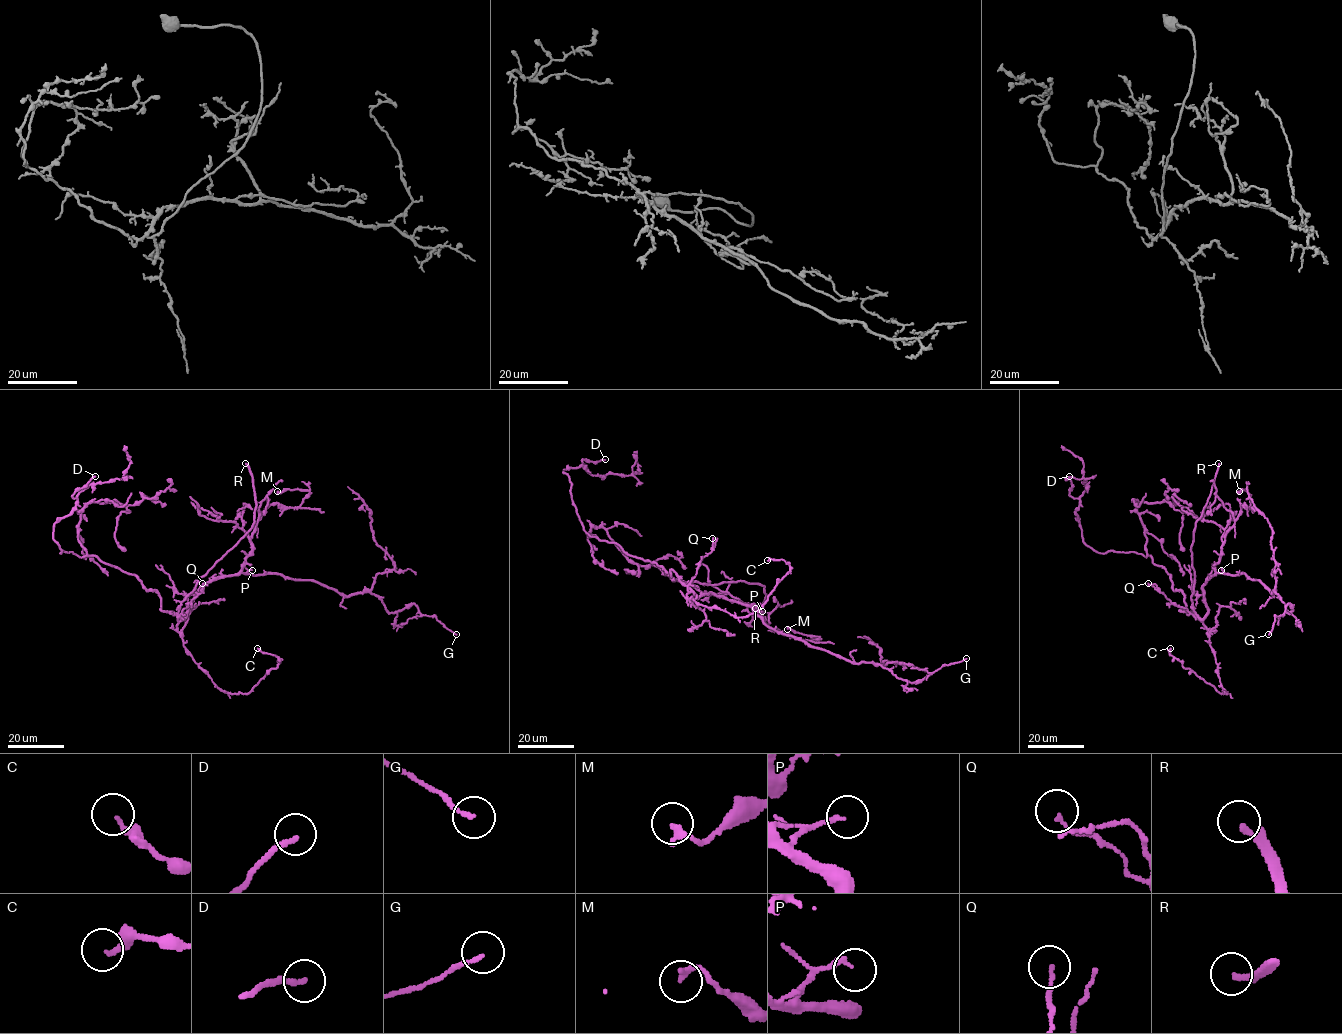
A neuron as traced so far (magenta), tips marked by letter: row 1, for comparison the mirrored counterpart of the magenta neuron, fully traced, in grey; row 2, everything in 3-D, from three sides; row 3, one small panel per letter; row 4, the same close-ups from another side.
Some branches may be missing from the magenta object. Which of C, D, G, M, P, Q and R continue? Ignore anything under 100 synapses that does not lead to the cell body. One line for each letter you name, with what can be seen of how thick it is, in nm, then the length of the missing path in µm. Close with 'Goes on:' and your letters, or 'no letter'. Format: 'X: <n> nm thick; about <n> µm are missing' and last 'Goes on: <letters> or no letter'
R: 240 nm thick; about 25 µm are missing
Goes on: R

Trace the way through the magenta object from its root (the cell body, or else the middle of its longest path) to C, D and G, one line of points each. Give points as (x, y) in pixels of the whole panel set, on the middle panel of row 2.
C: (691, 590), (687, 596), (699, 604), (735, 617), (748, 616), (761, 606), (789, 571), (782, 559), (767, 560)
D: (691, 590), (671, 569), (670, 576), (584, 529), (563, 472), (587, 469), (582, 459), (605, 459)
G: (691, 590), (697, 597), (712, 593), (747, 603), (780, 632), (854, 663), (880, 664), (911, 683), (966, 658)

